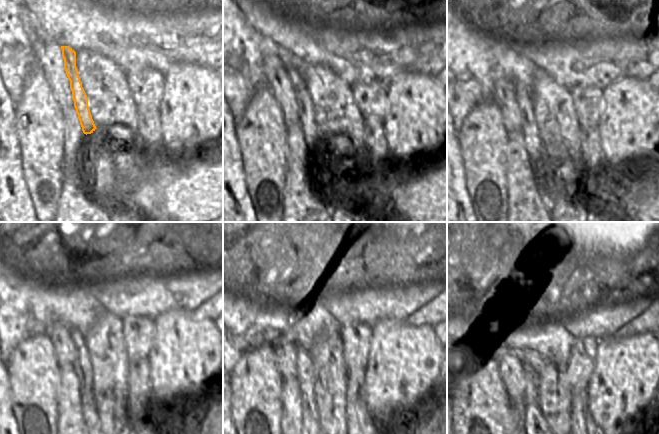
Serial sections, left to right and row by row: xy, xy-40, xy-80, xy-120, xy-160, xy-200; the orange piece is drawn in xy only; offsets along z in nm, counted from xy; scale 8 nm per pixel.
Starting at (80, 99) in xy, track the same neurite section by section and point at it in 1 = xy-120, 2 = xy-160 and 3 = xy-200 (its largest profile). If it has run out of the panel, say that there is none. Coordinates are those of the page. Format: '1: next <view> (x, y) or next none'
1: next xy-120 (84, 308)
2: next xy-160 (311, 424)
3: next xy-200 (535, 425)

